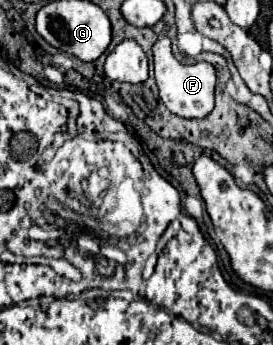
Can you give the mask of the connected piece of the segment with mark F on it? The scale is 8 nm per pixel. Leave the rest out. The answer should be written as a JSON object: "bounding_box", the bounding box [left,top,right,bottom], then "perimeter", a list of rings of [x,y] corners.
{"bounding_box":[153,38,215,118],"perimeter":[[[159,38],[153,46],[153,66],[155,66],[155,82],[159,88],[159,98],[177,116],[183,118],[205,118],[213,110],[213,94],[215,94],[215,68],[207,62],[181,64],[175,60],[171,52],[171,40]]]}

